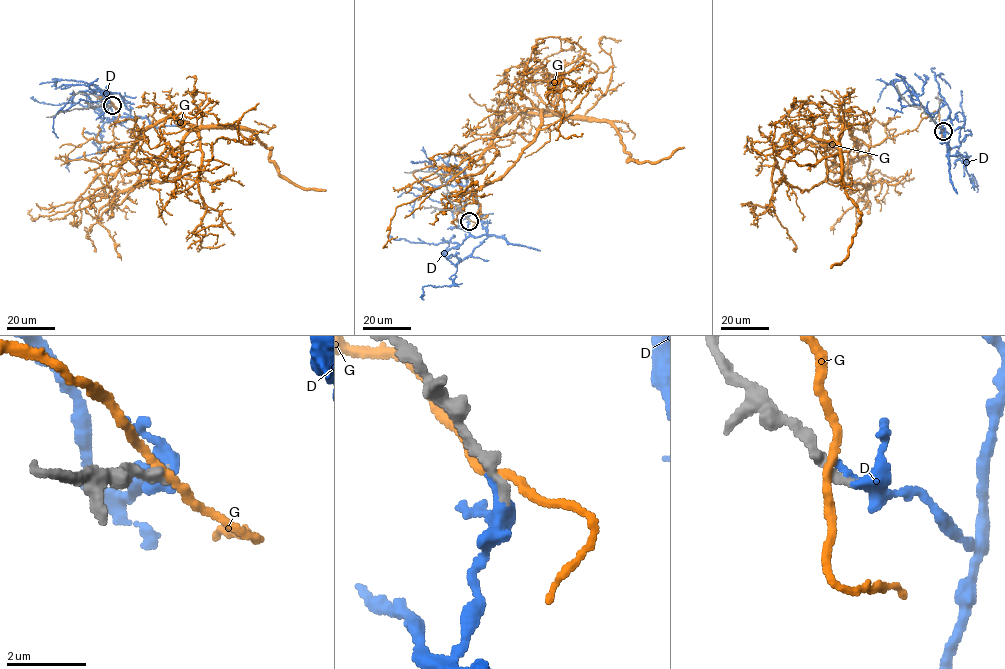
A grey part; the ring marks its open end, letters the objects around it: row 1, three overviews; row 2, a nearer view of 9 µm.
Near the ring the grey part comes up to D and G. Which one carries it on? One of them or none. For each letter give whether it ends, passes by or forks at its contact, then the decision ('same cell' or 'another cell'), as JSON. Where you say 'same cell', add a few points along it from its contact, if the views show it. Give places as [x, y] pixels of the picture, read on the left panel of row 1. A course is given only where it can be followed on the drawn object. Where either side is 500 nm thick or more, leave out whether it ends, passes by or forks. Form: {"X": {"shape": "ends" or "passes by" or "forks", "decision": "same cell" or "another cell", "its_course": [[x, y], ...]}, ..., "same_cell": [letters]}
{"D": {"shape": "passes by", "decision": "same cell", "its_course": [[112, 105], [113, 117], [119, 123], [129, 117], [120, 94], [81, 91], [53, 118], [58, 137]]}, "G": {"shape": "passes by", "decision": "another cell"}, "same_cell": ["D"]}

